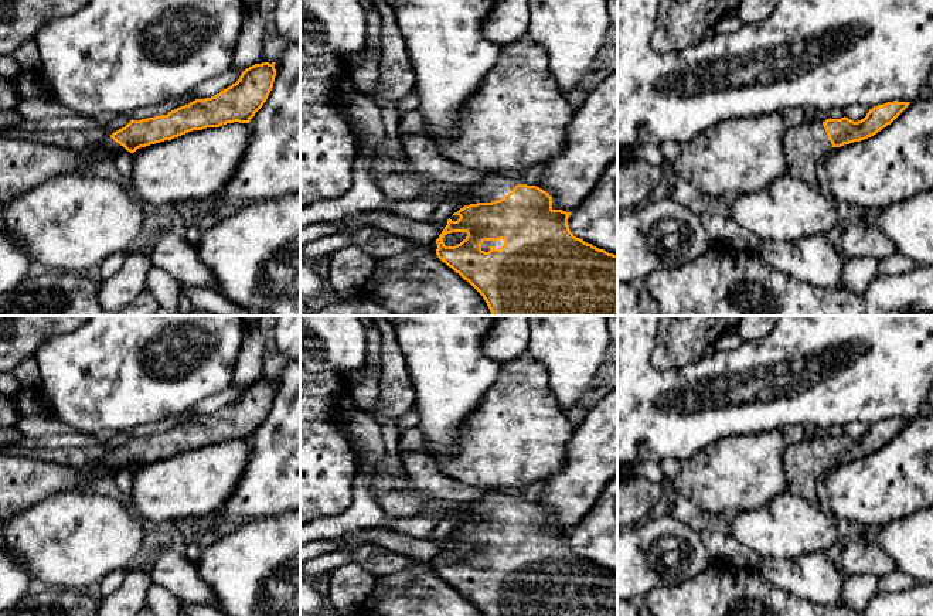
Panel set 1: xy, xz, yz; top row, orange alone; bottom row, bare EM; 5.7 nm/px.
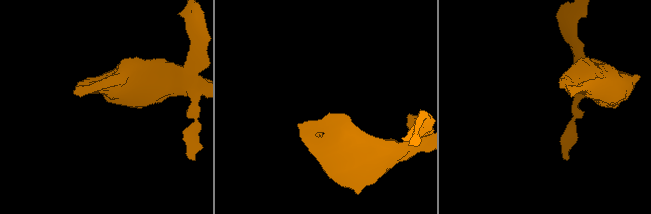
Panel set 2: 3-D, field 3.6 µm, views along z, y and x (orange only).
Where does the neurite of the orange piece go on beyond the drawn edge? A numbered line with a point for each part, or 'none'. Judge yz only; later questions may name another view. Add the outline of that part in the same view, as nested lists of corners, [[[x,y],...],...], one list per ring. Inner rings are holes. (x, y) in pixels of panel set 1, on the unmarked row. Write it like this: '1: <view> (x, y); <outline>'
1: yz (804, 463); [[[803,439],[796,445],[786,445],[783,470],[787,491],[808,503],[817,501],[817,481],[823,479],[832,462],[821,439]]]

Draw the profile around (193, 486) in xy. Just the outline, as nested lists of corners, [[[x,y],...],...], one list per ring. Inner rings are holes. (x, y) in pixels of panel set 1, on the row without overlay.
[[[234,439],[140,464],[133,470],[132,508],[151,528],[204,524],[234,493],[249,452],[249,440]]]

